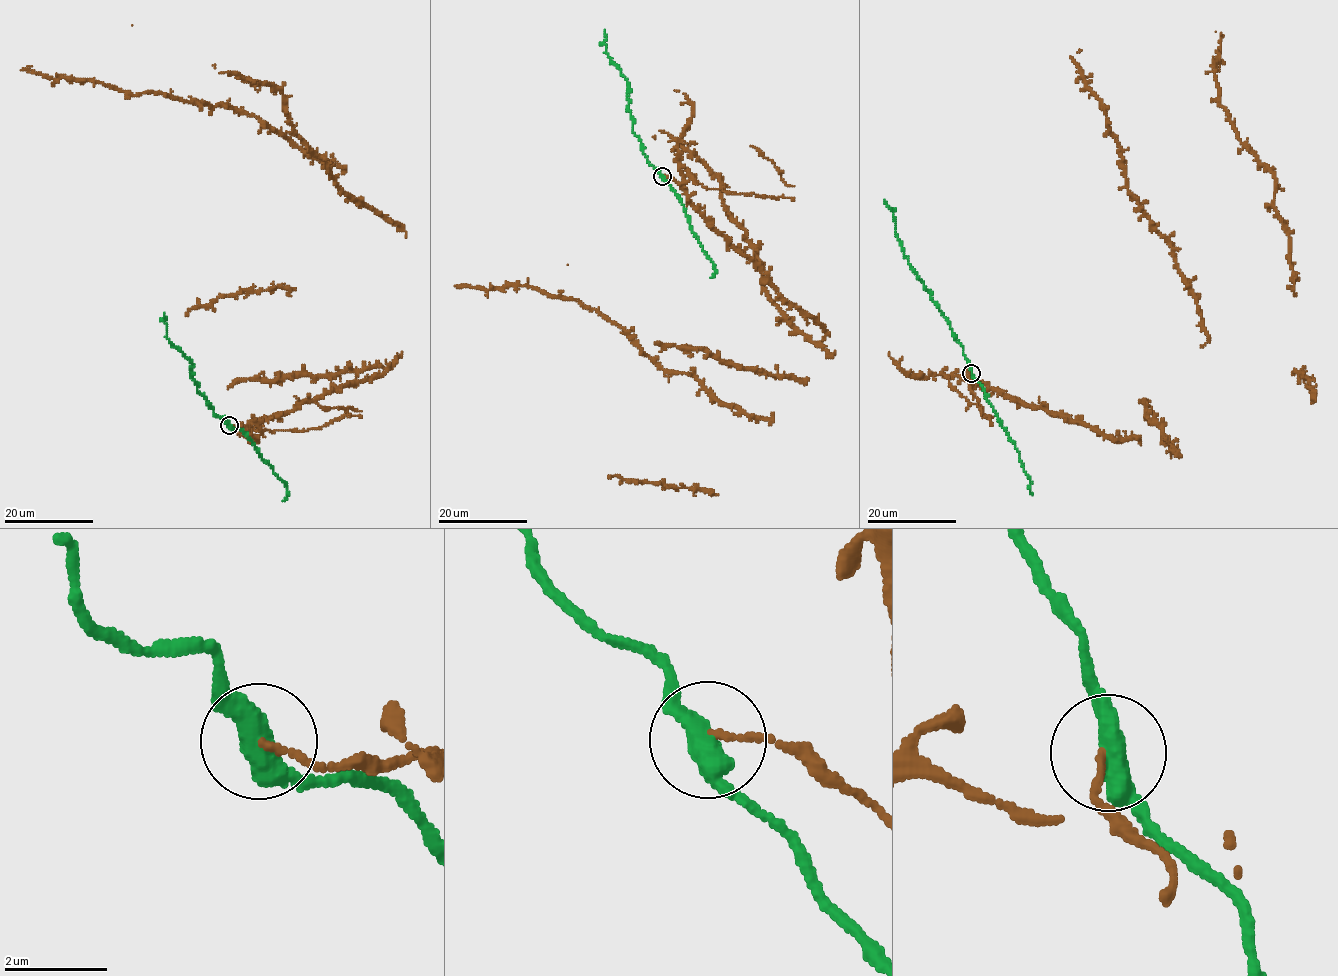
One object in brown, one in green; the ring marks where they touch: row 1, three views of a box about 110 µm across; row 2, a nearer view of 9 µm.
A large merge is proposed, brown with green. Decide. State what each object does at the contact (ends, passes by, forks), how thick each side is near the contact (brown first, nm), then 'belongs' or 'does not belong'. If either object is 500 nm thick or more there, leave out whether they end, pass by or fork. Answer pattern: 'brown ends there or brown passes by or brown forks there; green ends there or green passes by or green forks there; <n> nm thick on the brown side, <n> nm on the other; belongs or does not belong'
brown ends there; green passes by; 110 nm thick on the brown side, 460 nm on the other; does not belong

